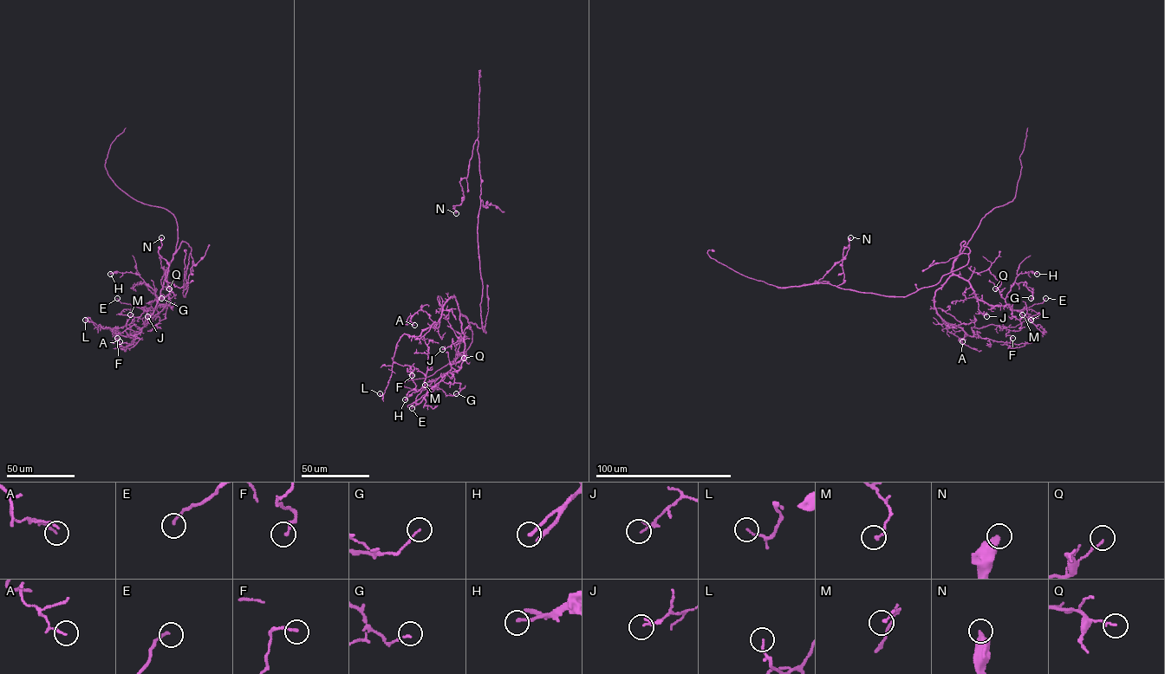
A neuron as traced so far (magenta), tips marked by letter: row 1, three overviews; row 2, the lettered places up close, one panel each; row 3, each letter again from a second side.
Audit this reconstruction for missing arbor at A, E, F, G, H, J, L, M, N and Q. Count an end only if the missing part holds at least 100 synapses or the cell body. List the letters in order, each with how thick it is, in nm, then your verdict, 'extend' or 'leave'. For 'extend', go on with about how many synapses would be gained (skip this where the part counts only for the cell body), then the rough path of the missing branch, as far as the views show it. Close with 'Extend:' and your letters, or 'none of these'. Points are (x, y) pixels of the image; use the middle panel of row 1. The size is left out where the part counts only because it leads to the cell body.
A: calibre 150 nm; leave
E: calibre 140 nm; leave
F: calibre 160 nm; leave
G: calibre 90 nm; leave
H: calibre 190 nm; leave
J: calibre 120 nm; leave
L: calibre 110 nm; leave
M: calibre 150 nm; leave
N: calibre 480 nm; leave
Q: calibre 110 nm; leave
Extend: none of these

